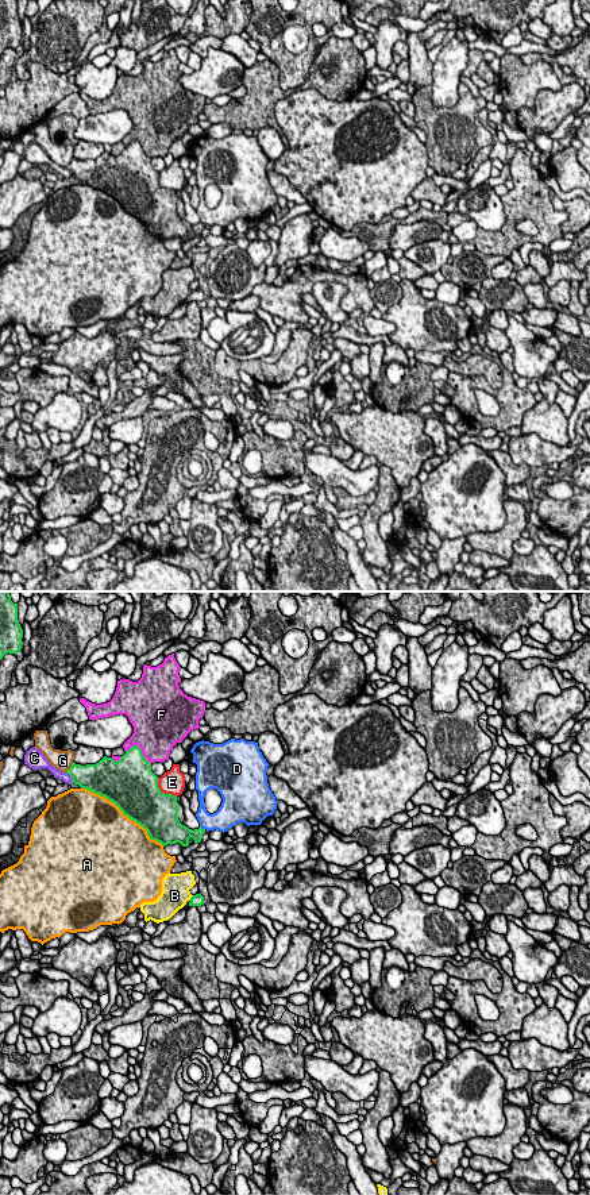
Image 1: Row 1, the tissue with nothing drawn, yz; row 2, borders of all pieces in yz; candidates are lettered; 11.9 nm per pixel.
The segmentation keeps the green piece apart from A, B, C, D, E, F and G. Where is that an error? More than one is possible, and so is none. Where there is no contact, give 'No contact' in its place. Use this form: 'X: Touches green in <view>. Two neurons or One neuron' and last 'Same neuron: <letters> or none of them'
A: Touches green in yz. Two neurons
B: Touches green in yz. Two neurons
C: Touches green in yz. Two neurons
D: Touches green in yz. Two neurons
E: Touches green in yz. Two neurons
F: Touches green in yz. Two neurons
G: Touches green in yz. Two neurons
Same neuron: none of them

